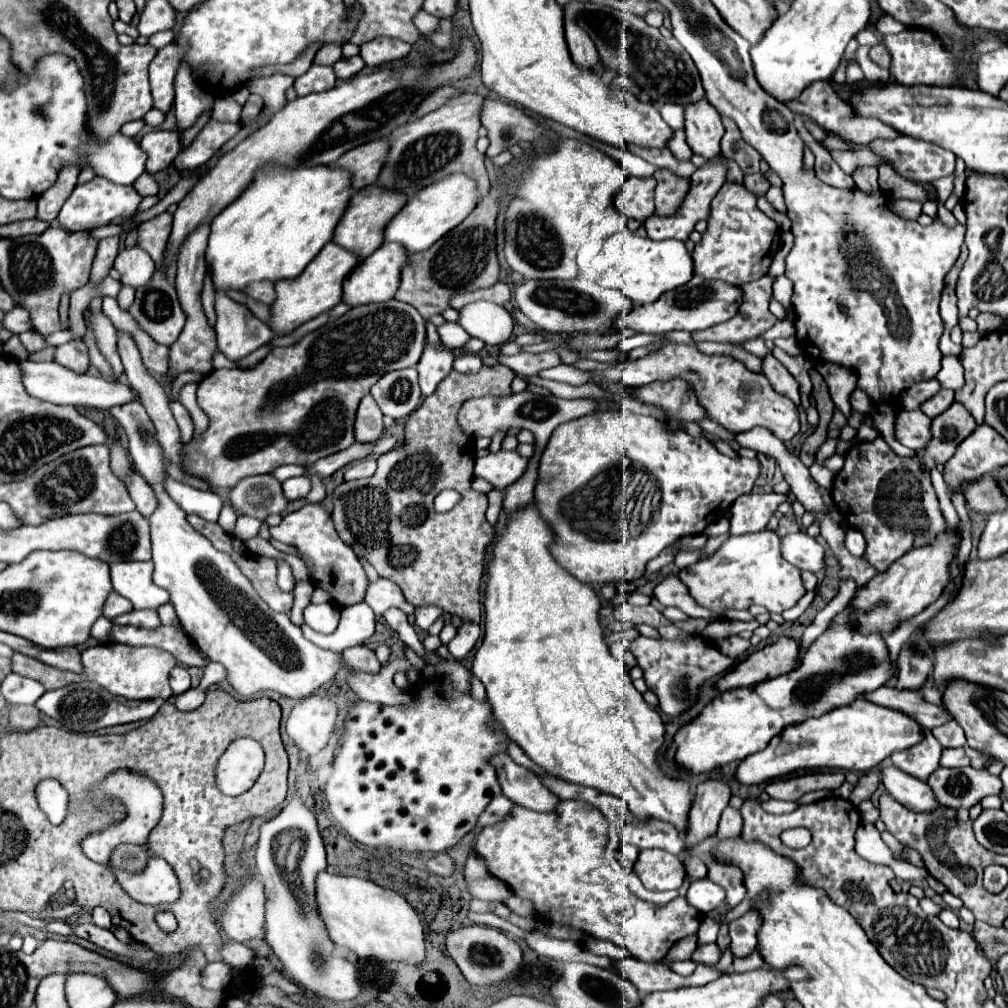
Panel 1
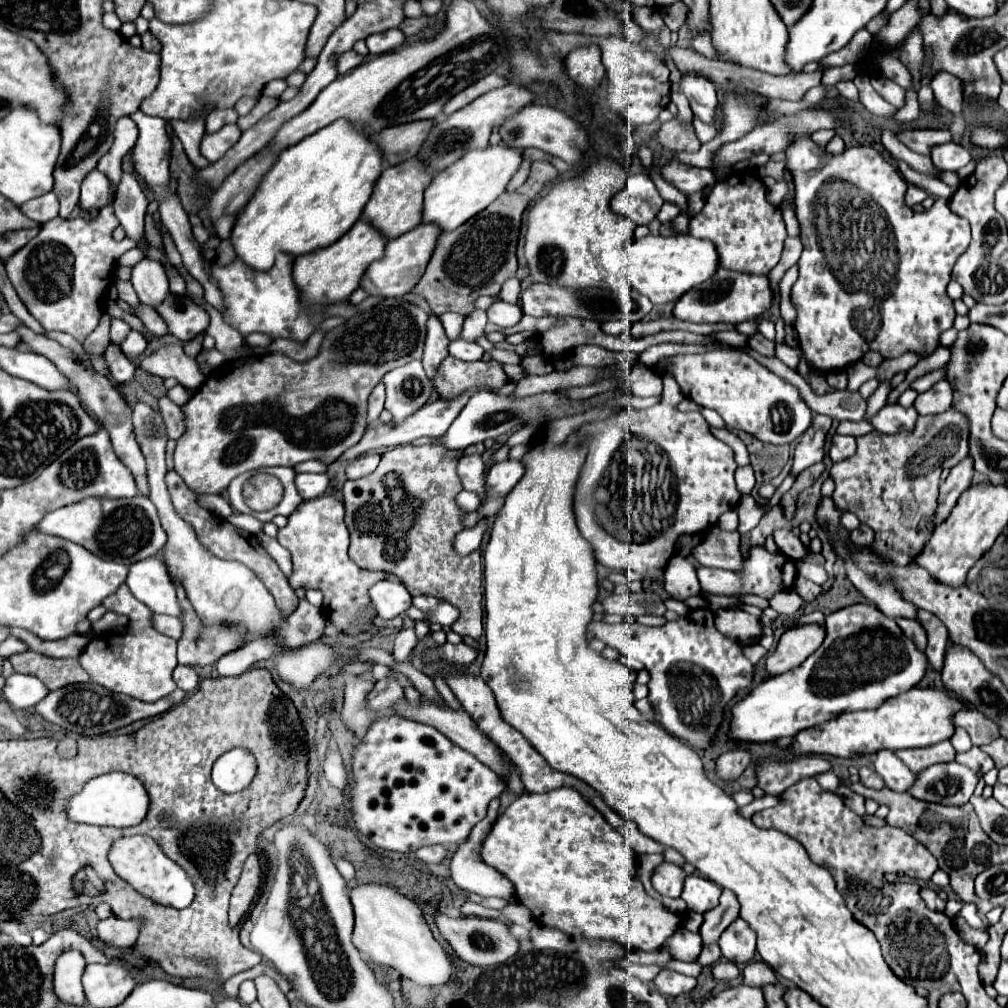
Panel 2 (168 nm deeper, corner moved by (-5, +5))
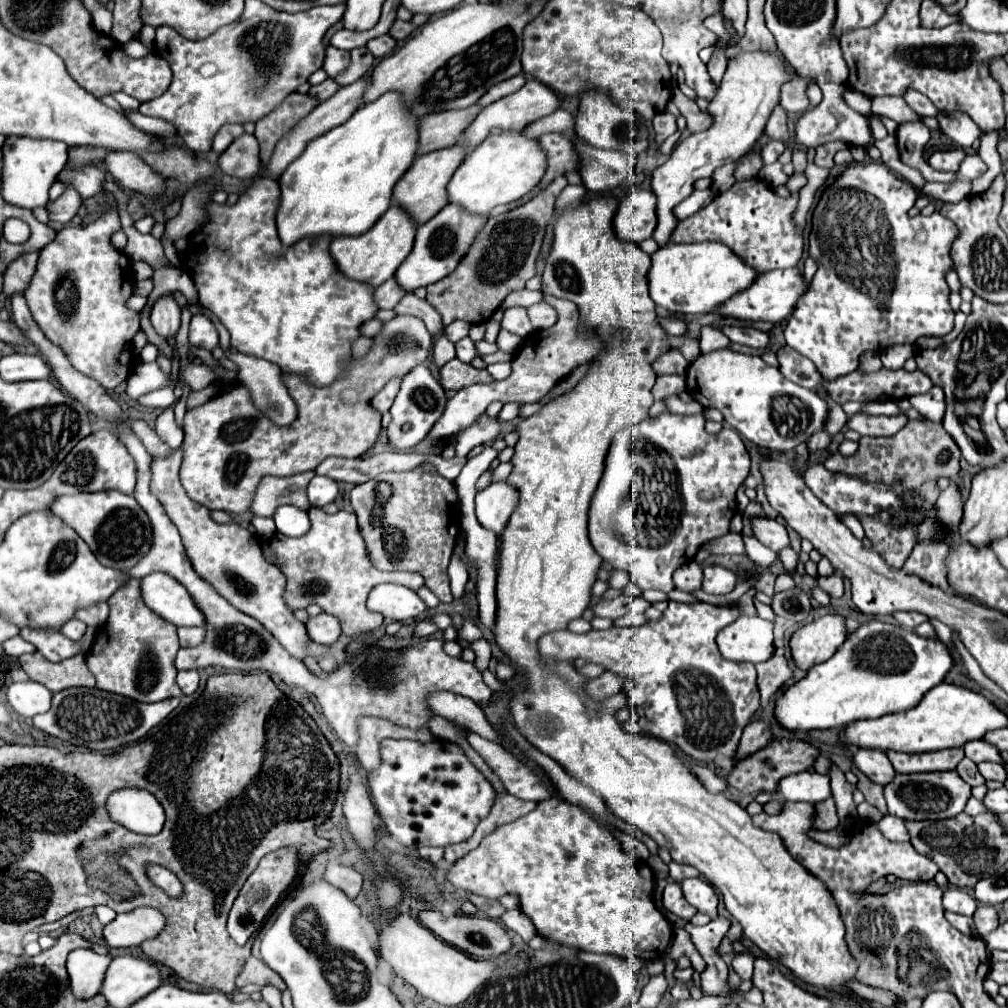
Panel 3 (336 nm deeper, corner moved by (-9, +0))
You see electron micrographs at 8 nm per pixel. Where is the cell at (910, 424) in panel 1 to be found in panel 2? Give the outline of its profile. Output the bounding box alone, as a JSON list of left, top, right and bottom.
[870,404,918,434]

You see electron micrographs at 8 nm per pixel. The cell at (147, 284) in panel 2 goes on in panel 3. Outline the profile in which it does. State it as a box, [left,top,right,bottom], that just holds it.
[152,297,180,339]

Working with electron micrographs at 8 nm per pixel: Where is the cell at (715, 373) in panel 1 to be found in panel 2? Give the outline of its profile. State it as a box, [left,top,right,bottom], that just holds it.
[654,350,812,444]

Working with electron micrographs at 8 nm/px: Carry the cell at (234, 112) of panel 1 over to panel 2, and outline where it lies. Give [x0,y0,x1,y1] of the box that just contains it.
[206,108,238,132]

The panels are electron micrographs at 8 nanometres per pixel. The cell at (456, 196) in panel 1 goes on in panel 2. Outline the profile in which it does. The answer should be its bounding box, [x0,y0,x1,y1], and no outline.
[422,144,522,232]

